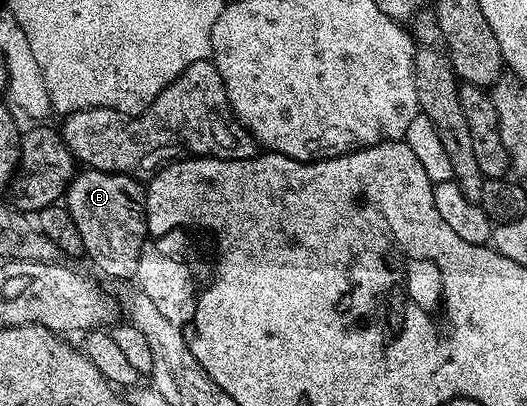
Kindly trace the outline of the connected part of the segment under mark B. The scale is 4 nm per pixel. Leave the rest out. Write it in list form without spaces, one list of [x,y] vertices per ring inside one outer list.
[[[84,169],[73,174],[62,196],[63,206],[67,207],[82,236],[84,255],[92,258],[93,265],[112,279],[131,280],[138,269],[138,257],[148,235],[144,220],[145,190],[145,184],[131,175]]]

